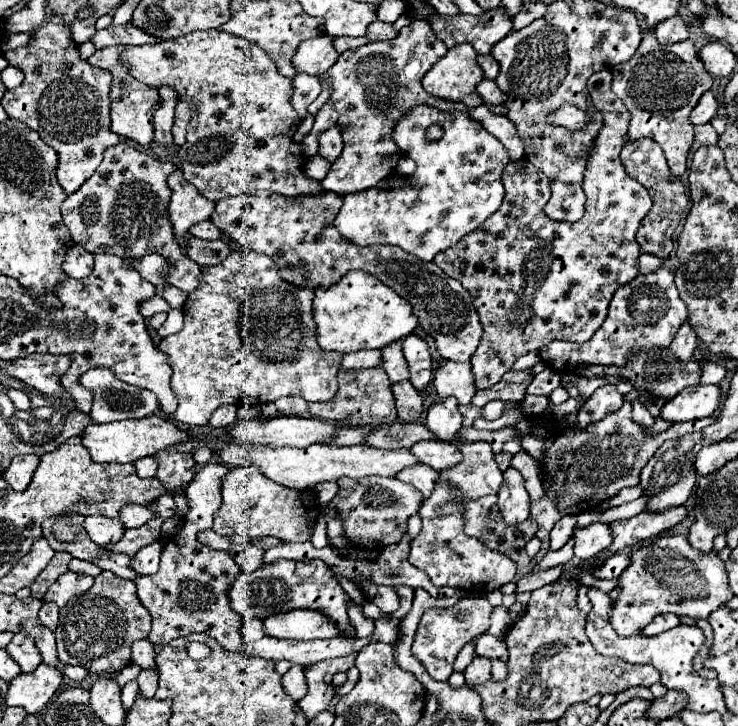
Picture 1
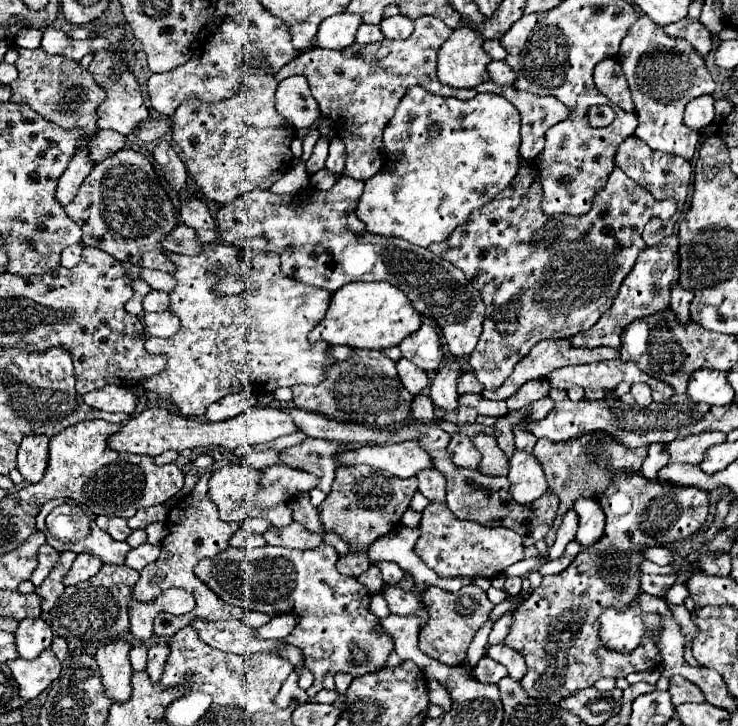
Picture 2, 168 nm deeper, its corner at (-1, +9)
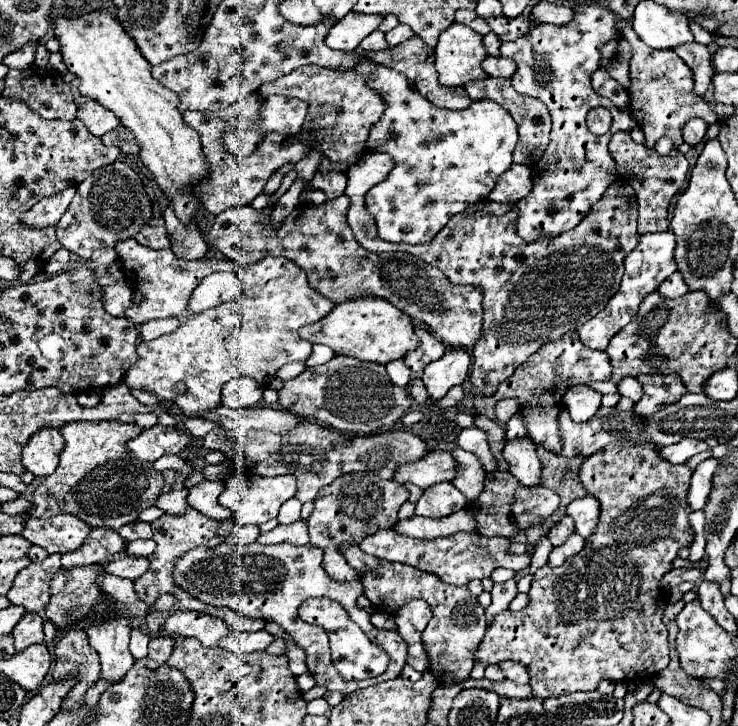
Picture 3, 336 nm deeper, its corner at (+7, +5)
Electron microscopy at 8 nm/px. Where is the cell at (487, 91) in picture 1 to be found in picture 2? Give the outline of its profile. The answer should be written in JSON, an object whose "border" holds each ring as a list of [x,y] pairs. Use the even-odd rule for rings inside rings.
{"border":[[[494,60],[488,64],[488,74],[490,78],[496,82],[496,84],[514,84],[516,80],[516,74],[514,70],[504,62],[504,60]]]}

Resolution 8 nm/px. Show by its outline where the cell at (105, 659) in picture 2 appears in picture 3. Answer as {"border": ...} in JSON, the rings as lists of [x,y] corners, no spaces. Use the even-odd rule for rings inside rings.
{"border":[[[120,616],[106,624],[88,628],[88,638],[92,648],[100,656],[102,664],[102,678],[110,684],[124,680],[124,674],[132,668],[134,658],[128,650],[130,640],[130,620]]]}

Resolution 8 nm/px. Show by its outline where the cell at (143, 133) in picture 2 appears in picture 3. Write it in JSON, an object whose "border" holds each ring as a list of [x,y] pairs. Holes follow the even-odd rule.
{"border":[[[118,126],[116,130],[104,134],[102,140],[104,140],[106,146],[118,146],[124,154],[138,154],[138,152],[140,152],[140,150],[138,150],[140,144],[136,144],[132,132],[128,132],[124,126]]]}

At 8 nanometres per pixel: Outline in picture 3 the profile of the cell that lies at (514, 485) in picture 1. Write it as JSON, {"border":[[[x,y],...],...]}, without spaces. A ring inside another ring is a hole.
{"border":[[[530,438],[508,440],[504,448],[504,460],[508,462],[508,472],[526,488],[540,484],[540,460],[536,456],[534,442]]]}

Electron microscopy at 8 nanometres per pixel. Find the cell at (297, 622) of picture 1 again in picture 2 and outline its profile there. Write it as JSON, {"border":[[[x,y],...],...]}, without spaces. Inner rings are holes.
{"border":[[[282,614],[256,630],[258,640],[284,640],[296,626],[296,616]]]}

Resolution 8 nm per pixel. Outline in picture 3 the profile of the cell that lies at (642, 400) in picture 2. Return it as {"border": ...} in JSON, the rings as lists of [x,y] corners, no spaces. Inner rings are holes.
{"border":[[[626,376],[626,378],[620,380],[618,392],[620,392],[622,396],[628,396],[632,402],[638,402],[640,396],[644,394],[644,392],[642,392],[642,384],[640,384],[636,378],[630,378],[630,376]]]}

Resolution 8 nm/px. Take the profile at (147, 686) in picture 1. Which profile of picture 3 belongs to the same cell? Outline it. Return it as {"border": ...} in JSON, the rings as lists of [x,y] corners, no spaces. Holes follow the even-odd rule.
{"border":[[[152,636],[146,666],[150,670],[160,668],[170,658],[172,650],[174,650],[174,638],[170,638],[170,636]]]}

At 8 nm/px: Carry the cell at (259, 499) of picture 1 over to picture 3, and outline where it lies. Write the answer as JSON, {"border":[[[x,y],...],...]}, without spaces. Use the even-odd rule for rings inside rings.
{"border":[[[202,480],[200,484],[196,484],[190,494],[188,494],[188,504],[202,512],[204,516],[212,518],[212,520],[226,520],[230,518],[228,514],[228,508],[224,508],[220,502],[218,502],[218,496],[220,492],[224,490],[224,482],[222,480]]]}

